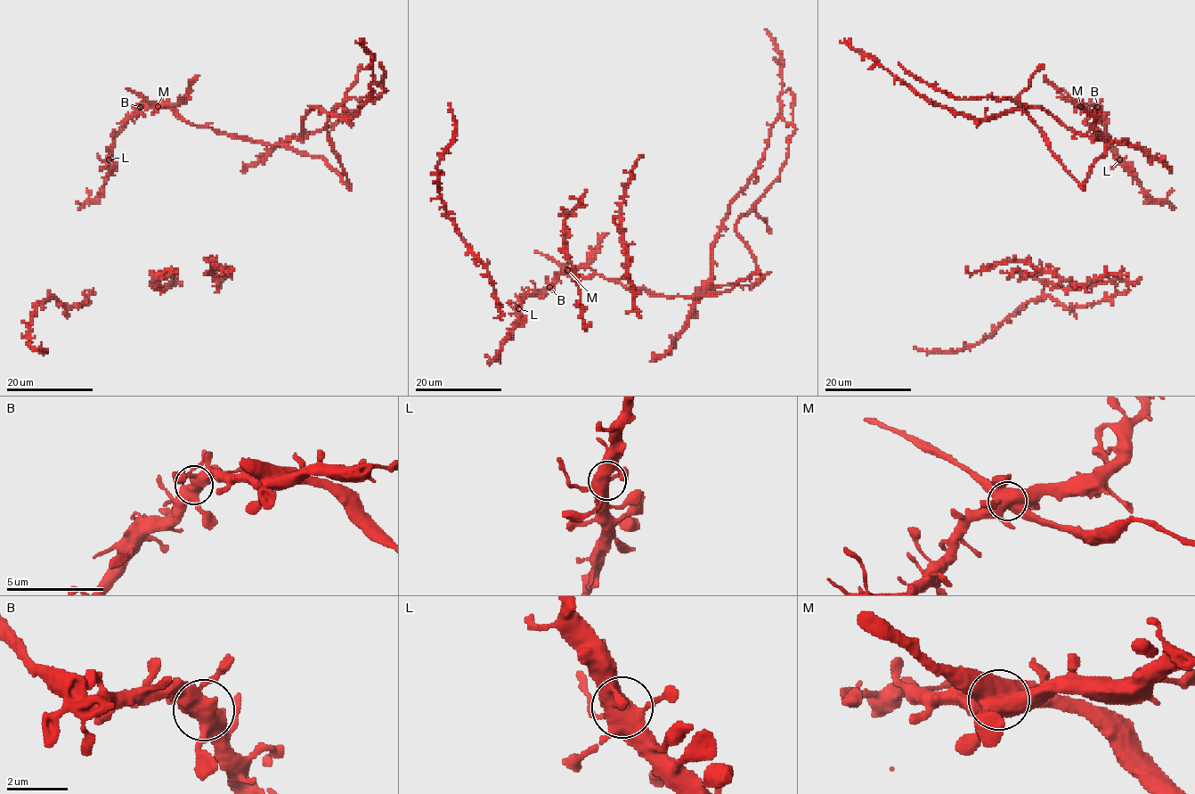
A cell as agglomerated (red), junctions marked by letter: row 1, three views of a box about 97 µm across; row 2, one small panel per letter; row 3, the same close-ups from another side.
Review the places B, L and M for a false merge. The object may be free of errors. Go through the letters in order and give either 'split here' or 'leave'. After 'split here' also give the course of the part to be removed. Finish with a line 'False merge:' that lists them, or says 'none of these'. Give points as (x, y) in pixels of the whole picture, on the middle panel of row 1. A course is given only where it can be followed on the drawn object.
B: leave
L: leave
M: split here; course (566, 269), (666, 297), (714, 296), (751, 277), (755, 258), (737, 221), (787, 158), (794, 125), (789, 87)
False merge: M

